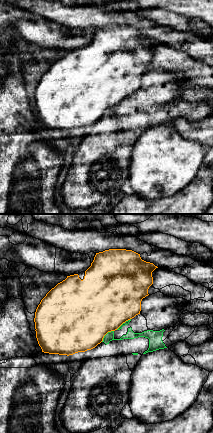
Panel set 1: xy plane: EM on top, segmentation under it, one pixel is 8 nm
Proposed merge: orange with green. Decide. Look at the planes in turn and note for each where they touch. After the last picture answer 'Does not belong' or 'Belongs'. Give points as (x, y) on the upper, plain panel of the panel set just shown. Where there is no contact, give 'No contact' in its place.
Touches orange at (106, 109)

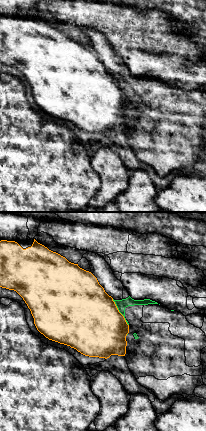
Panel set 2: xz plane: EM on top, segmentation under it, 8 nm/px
Touches orange at (119, 88)

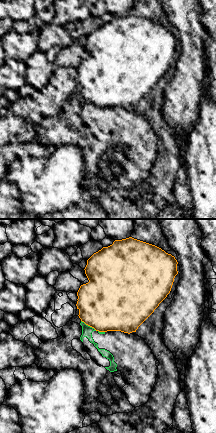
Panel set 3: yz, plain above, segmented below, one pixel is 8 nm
Touches orange at (89, 101)

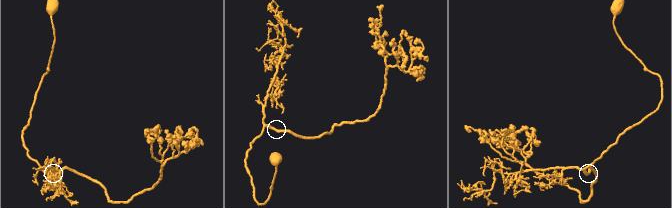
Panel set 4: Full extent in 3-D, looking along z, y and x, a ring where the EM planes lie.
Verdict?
Does not belong

